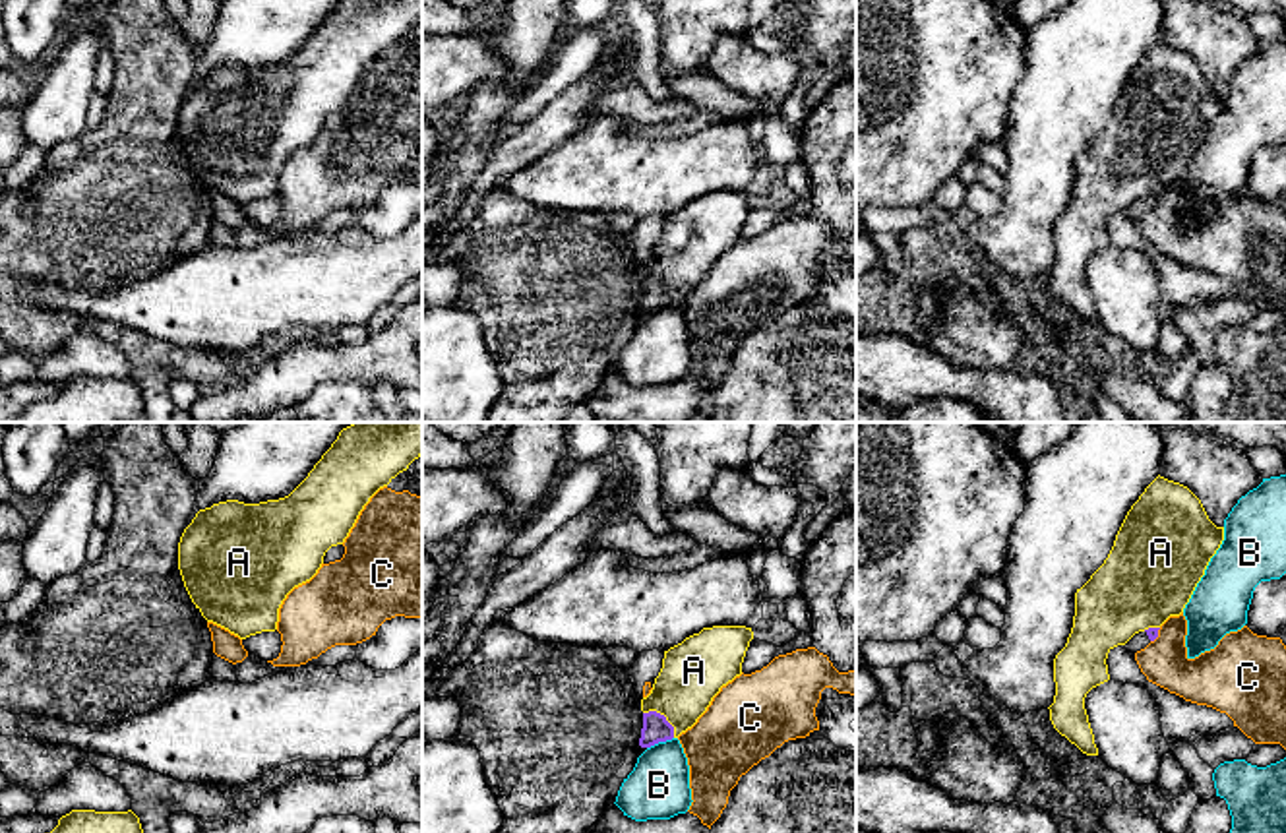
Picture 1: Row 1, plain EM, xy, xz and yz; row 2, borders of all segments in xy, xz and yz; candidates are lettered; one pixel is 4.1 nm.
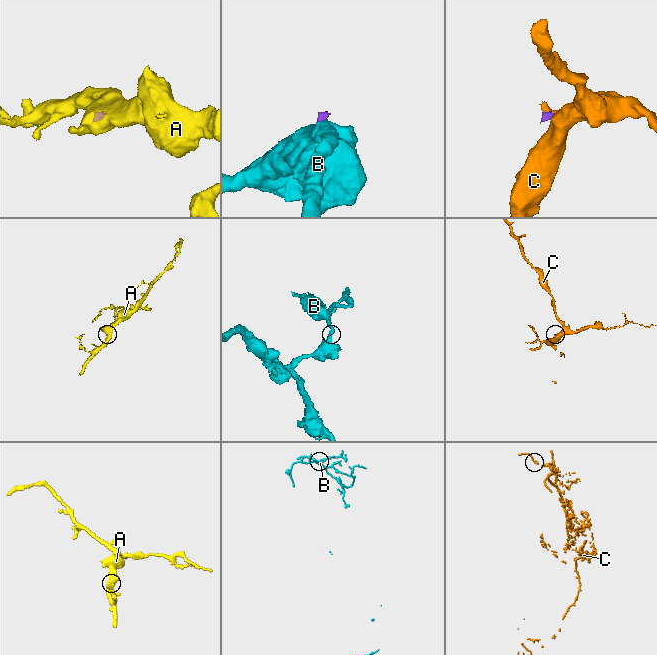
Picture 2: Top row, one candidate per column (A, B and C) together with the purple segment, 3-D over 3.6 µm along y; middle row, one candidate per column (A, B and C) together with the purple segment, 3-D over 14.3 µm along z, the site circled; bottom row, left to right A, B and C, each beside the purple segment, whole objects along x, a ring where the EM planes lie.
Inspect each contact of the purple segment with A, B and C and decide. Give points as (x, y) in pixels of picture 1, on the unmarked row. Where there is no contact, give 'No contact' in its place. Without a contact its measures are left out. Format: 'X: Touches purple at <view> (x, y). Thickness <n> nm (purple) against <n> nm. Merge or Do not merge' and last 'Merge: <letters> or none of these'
A: Touches purple at xz (665, 283). Thickness 110 nm (purple) against 260 nm. Do not merge
B: Touches purple at xz (659, 307). Thickness 110 nm (purple) against 260 nm. Do not merge
C: Touches purple at yz (1157, 202). Thickness 50 nm (purple) against 190 nm. Do not merge
Merge: none of these

